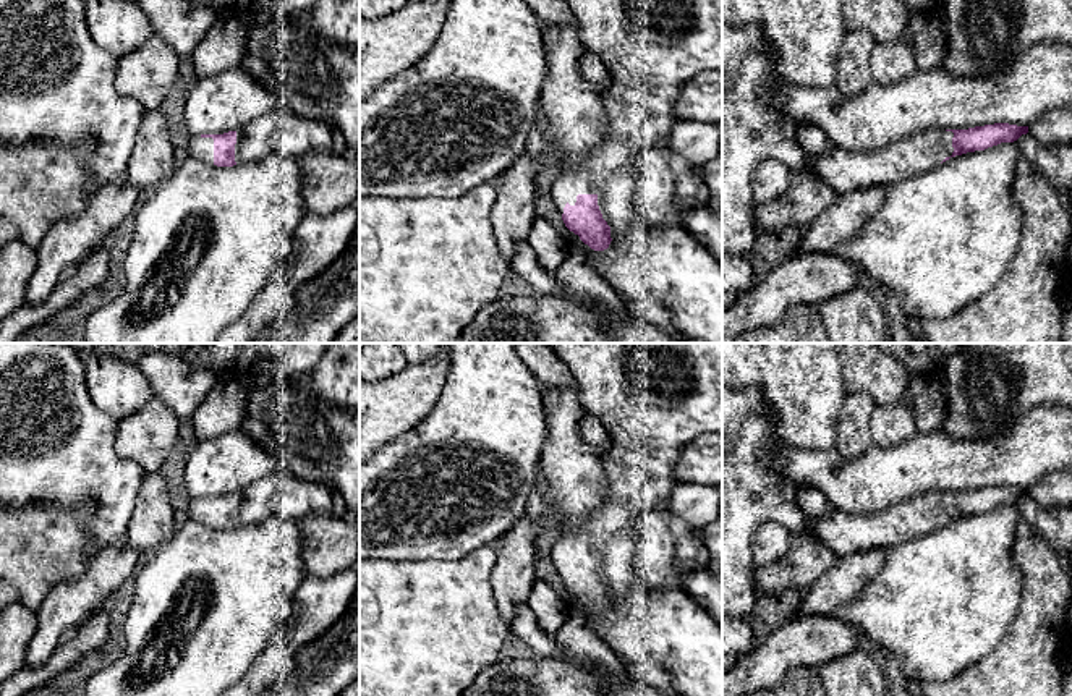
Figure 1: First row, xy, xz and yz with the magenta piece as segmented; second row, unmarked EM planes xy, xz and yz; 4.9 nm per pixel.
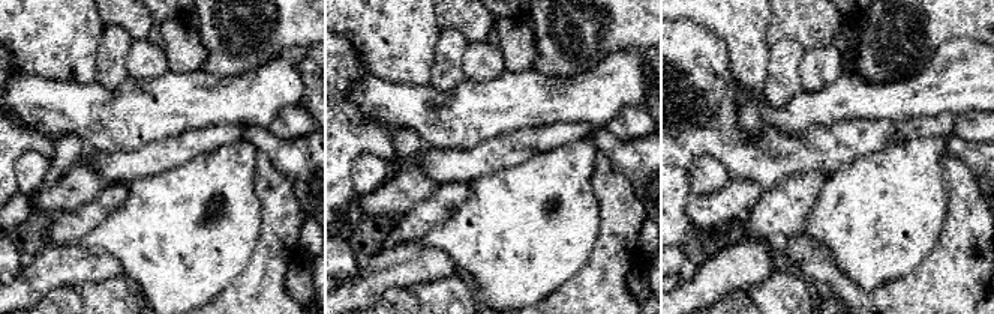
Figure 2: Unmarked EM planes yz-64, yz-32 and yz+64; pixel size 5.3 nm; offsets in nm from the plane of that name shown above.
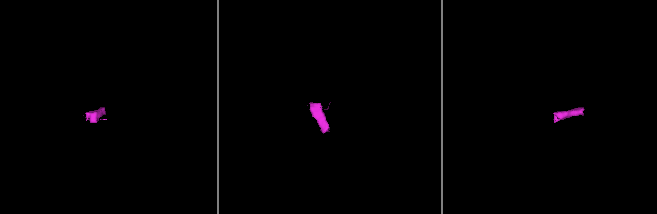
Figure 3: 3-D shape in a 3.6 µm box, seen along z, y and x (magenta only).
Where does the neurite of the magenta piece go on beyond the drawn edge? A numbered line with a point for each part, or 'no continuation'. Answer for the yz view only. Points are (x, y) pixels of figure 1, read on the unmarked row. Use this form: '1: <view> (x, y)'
1: yz (753, 492)

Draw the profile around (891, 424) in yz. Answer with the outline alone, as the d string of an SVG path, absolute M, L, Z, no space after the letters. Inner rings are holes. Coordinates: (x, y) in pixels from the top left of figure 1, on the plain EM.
M876 405L871 416L871 439L879 447L895 447L917 434L917 419L912 406Z

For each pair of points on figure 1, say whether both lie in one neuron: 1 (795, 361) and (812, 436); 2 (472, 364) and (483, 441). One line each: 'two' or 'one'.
1: one
2: one

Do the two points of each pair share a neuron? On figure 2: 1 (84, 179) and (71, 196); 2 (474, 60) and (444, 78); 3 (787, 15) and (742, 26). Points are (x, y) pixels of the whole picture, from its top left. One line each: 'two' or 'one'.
1: one
2: two
3: two

